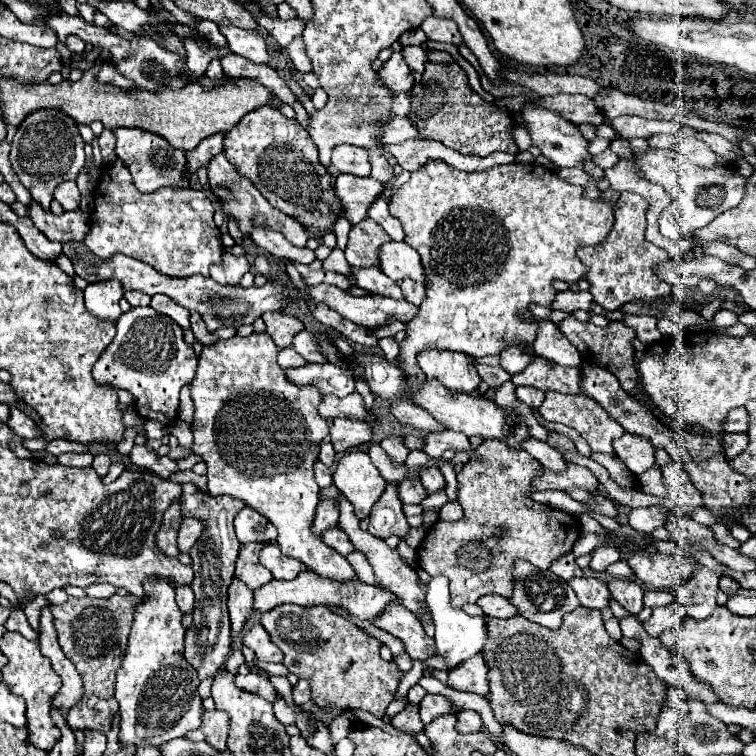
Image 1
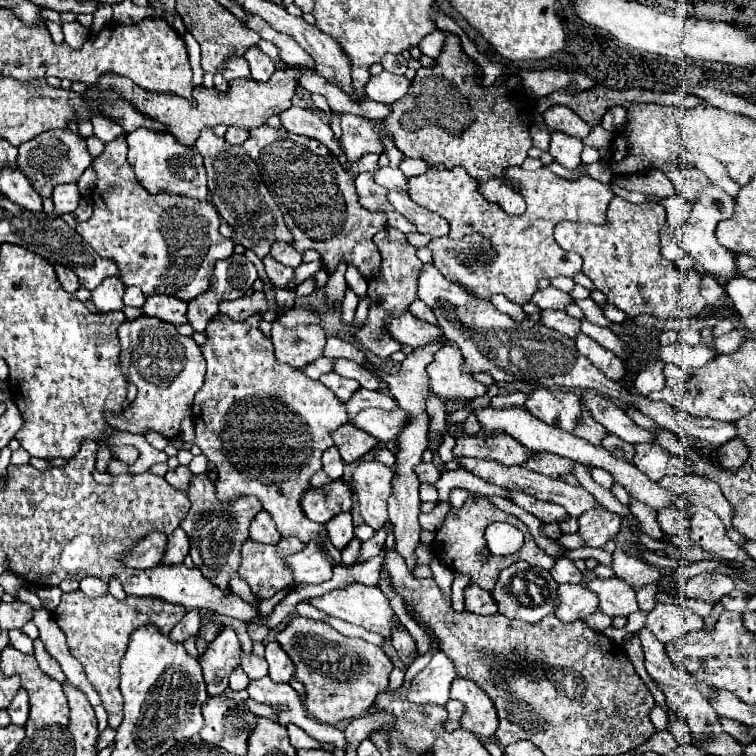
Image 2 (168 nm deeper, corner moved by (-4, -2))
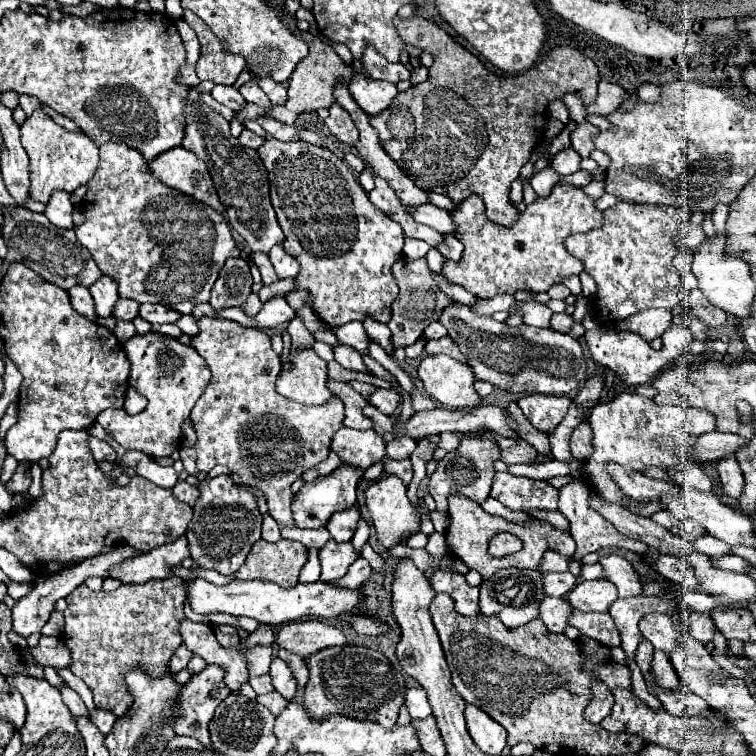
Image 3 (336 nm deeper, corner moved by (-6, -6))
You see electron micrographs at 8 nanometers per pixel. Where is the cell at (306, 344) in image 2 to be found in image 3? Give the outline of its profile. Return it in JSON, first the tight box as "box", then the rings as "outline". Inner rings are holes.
{"box":[277,347,333,405],"outline":[[[311,347],[289,351],[291,369],[283,369],[277,377],[277,391],[289,399],[307,405],[319,405],[333,397],[327,391],[327,361]]]}

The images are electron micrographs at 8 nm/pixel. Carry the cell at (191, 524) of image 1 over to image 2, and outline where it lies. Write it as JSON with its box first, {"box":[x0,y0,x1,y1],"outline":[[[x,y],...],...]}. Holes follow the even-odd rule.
{"box":[161,527,189,565],"outline":[[[179,527],[167,535],[167,549],[165,549],[165,557],[161,563],[177,565],[177,563],[183,563],[187,555],[189,555],[189,539],[185,531]]]}

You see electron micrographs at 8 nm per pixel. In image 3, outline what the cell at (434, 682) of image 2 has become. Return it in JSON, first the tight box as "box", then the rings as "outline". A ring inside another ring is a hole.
{"box":[405,687,433,719],"outline":[[[413,687],[407,691],[405,695],[405,703],[407,703],[407,709],[409,709],[409,715],[413,719],[425,719],[433,713],[431,705],[429,705],[429,699],[427,699],[427,691],[423,687]]]}

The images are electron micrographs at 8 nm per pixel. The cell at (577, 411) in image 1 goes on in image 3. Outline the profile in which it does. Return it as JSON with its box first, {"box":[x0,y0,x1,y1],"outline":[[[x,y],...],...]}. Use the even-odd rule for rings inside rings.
{"box":[517,395,573,433],"outline":[[[525,395],[517,401],[531,425],[543,433],[553,433],[555,427],[567,415],[567,409],[573,401],[569,397],[551,397],[551,395]]]}

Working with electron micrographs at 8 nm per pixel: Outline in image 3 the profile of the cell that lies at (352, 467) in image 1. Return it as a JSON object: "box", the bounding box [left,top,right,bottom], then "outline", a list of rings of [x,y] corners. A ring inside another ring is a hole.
{"box":[365,475,419,547],"outline":[[[383,475],[383,477],[375,479],[373,483],[369,483],[369,487],[365,489],[367,509],[373,519],[377,539],[385,547],[397,545],[399,539],[403,537],[403,533],[417,533],[419,531],[419,513],[415,513],[415,509],[411,507],[405,491],[407,491],[407,487],[403,485],[403,481],[397,475]]]}

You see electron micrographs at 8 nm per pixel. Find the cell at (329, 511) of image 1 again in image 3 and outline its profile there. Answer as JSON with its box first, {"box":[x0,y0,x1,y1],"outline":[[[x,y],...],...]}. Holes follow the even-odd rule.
{"box":[291,465,363,529],"outline":[[[341,465],[339,469],[335,469],[325,479],[315,479],[311,483],[305,483],[301,487],[301,491],[295,495],[293,505],[291,505],[295,525],[301,527],[301,529],[319,529],[319,527],[327,525],[327,521],[331,519],[333,513],[351,509],[357,503],[355,489],[357,489],[357,481],[361,479],[361,475],[363,475],[361,471],[353,471],[353,467]]]}

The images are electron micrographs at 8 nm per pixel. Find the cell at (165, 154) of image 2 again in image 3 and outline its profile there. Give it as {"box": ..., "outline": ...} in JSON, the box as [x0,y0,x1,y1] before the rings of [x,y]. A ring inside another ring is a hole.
{"box":[147,147,225,213],"outline":[[[183,147],[169,149],[157,155],[155,159],[147,161],[147,167],[151,169],[151,175],[167,187],[173,187],[181,193],[195,197],[197,201],[209,205],[217,213],[225,211],[219,203],[217,191],[213,189],[205,163],[199,157],[191,155],[191,151]]]}

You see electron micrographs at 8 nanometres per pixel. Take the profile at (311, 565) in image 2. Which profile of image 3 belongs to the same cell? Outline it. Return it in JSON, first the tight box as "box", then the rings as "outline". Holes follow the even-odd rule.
{"box":[319,539,359,583],"outline":[[[329,539],[325,547],[319,549],[319,561],[321,561],[321,581],[331,583],[341,579],[347,573],[347,567],[359,557],[359,553],[353,549],[351,543],[335,543]]]}

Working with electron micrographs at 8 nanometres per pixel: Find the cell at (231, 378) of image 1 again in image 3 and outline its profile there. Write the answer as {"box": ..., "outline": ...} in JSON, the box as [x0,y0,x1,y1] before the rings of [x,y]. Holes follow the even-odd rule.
{"box":[191,317,345,527],"outline":[[[201,317],[199,319],[199,335],[193,337],[191,345],[197,349],[197,353],[207,361],[213,377],[205,389],[205,393],[201,395],[201,399],[197,399],[193,411],[191,411],[191,421],[193,421],[193,427],[195,427],[195,433],[197,433],[197,443],[195,443],[195,451],[197,451],[197,467],[201,471],[211,471],[215,465],[225,465],[231,469],[231,473],[235,473],[245,487],[255,487],[259,491],[263,491],[263,495],[267,497],[267,505],[269,505],[269,515],[279,523],[279,525],[285,525],[285,527],[293,527],[295,521],[293,521],[293,513],[291,513],[291,501],[293,501],[293,493],[291,493],[291,483],[295,479],[299,479],[307,469],[315,467],[319,461],[323,461],[329,451],[331,451],[331,437],[333,433],[337,433],[341,427],[343,427],[343,419],[345,419],[345,407],[343,407],[343,401],[339,397],[331,397],[327,403],[323,405],[303,405],[303,403],[297,403],[297,401],[291,401],[283,395],[279,395],[275,391],[275,379],[281,371],[281,359],[279,355],[271,349],[271,341],[269,341],[269,335],[257,327],[243,327],[235,321],[229,321],[229,319],[221,319],[221,317]]]}

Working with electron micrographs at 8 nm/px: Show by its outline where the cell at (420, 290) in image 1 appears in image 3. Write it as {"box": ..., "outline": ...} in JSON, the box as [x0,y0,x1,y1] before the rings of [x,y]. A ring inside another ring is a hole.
{"box":[425,321,447,339],"outline":[[[433,321],[425,327],[425,337],[427,339],[439,339],[439,337],[445,337],[445,335],[447,335],[447,329],[439,321]]]}

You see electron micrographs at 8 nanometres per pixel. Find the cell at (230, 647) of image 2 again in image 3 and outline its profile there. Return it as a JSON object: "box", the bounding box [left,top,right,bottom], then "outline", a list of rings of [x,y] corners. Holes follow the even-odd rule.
{"box":[175,665,231,749],"outline":[[[207,665],[201,673],[193,675],[191,681],[185,685],[183,695],[179,695],[181,705],[181,719],[175,723],[177,735],[189,735],[199,739],[205,747],[211,749],[207,723],[215,707],[231,693],[225,685],[225,669],[219,665]]]}

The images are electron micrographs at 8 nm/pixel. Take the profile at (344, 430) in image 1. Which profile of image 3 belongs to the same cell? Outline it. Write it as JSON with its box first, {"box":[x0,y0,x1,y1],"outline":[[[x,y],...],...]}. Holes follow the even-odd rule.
{"box":[331,427,385,471],"outline":[[[343,427],[333,435],[331,449],[345,465],[351,465],[361,471],[385,457],[385,441],[373,429],[355,431]]]}

